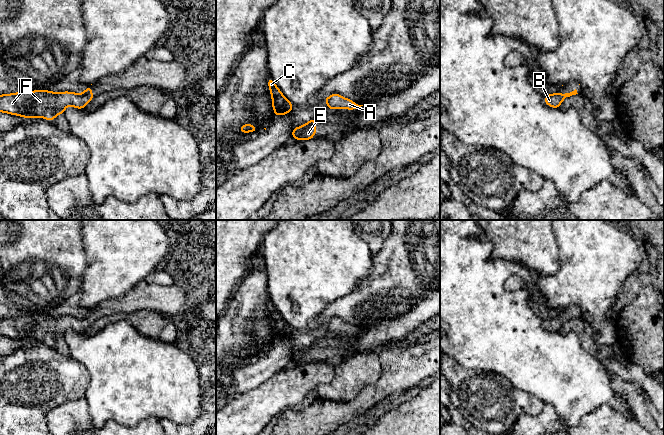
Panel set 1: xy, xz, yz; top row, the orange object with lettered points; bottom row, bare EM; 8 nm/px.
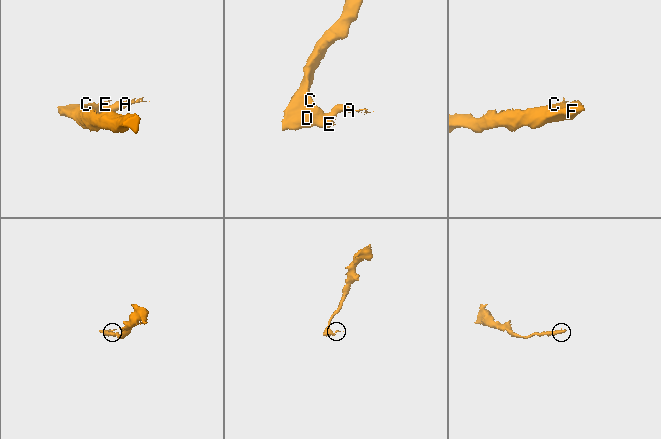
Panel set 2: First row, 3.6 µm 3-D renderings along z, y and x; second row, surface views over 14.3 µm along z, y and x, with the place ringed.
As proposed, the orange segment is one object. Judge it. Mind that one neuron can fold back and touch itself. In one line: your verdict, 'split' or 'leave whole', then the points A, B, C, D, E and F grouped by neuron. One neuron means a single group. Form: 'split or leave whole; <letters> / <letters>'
leave whole; A B C D E F

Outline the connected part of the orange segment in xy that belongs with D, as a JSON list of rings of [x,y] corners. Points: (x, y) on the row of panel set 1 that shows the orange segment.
[[[88,85],[88,88],[81,94],[68,91],[59,93],[47,90],[21,91],[13,94],[0,95],[0,112],[25,118],[41,117],[53,121],[57,115],[64,113],[68,105],[83,109],[95,97],[92,95],[91,85]]]

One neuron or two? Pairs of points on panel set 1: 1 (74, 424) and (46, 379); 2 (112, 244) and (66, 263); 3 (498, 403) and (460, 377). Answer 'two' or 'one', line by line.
1: two
2: two
3: one

